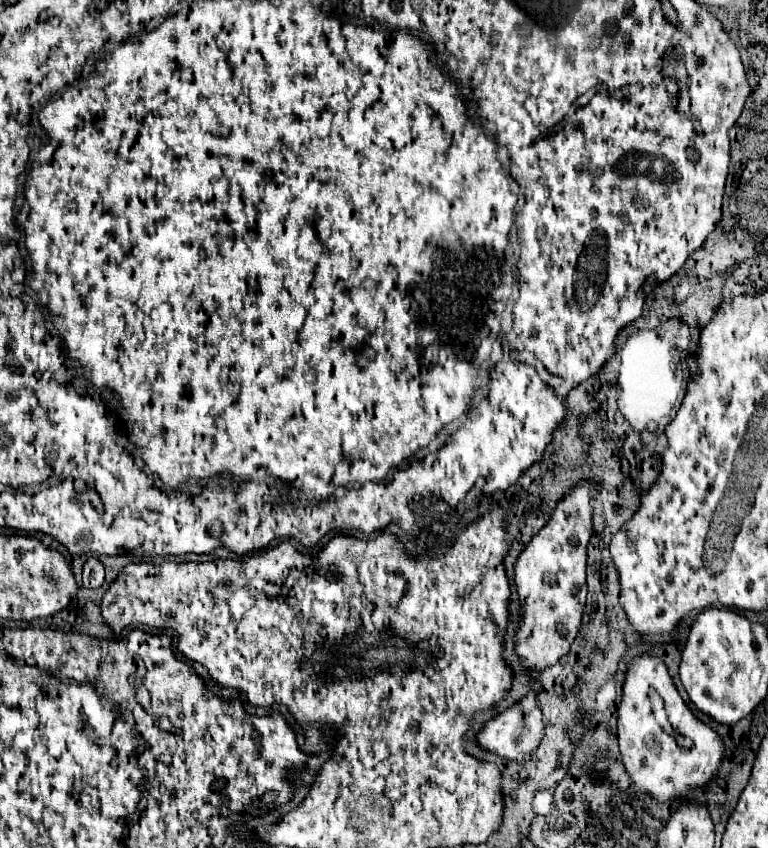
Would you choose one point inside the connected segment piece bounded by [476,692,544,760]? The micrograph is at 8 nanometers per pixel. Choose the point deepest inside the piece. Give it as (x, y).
(517, 731)

